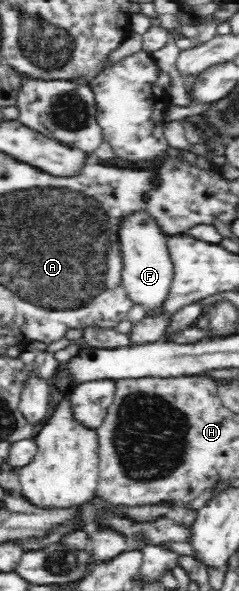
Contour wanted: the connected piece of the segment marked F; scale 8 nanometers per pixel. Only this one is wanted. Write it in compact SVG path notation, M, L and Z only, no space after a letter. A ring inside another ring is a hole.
M146 209L132 211L119 222L117 228L119 251L121 252L121 279L133 304L142 304L150 313L161 305L170 288L173 264L168 248L169 234L162 231L160 223Z

